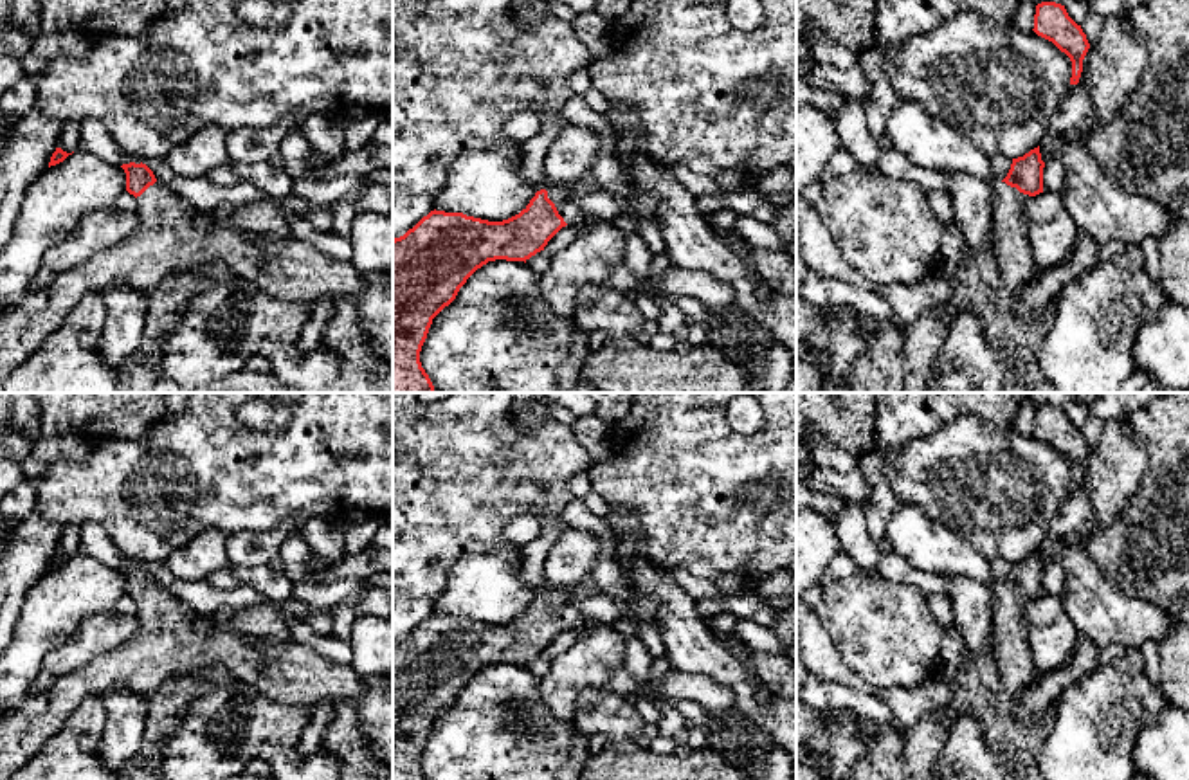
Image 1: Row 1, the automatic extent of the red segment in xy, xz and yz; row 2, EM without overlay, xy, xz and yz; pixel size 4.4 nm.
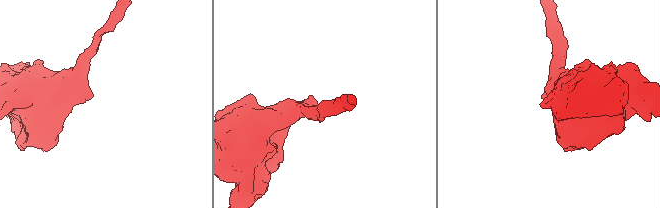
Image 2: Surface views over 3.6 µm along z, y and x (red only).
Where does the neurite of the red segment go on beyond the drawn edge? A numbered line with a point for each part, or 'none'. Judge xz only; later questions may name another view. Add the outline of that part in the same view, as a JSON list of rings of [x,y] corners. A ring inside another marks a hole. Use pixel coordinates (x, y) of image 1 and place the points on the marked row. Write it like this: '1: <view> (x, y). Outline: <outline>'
1: xz (570, 211). Outline: [[[548,184],[544,186],[548,191],[548,198],[555,204],[558,214],[564,218],[567,225],[580,225],[587,218],[587,214],[567,198],[566,189]]]

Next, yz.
1: yz (1009, 238). Outline: [[[1002,180],[993,182],[993,234],[991,243],[996,254],[1003,285],[1016,292],[1036,274],[1036,263],[1029,243],[1030,218],[1025,204],[1030,196]]]

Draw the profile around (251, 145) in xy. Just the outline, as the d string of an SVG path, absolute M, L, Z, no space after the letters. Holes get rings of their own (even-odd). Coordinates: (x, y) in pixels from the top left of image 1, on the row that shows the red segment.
M303 112L286 113L270 128L243 128L227 133L227 153L231 162L265 162L279 151L279 142L286 133L299 130L304 121Z

